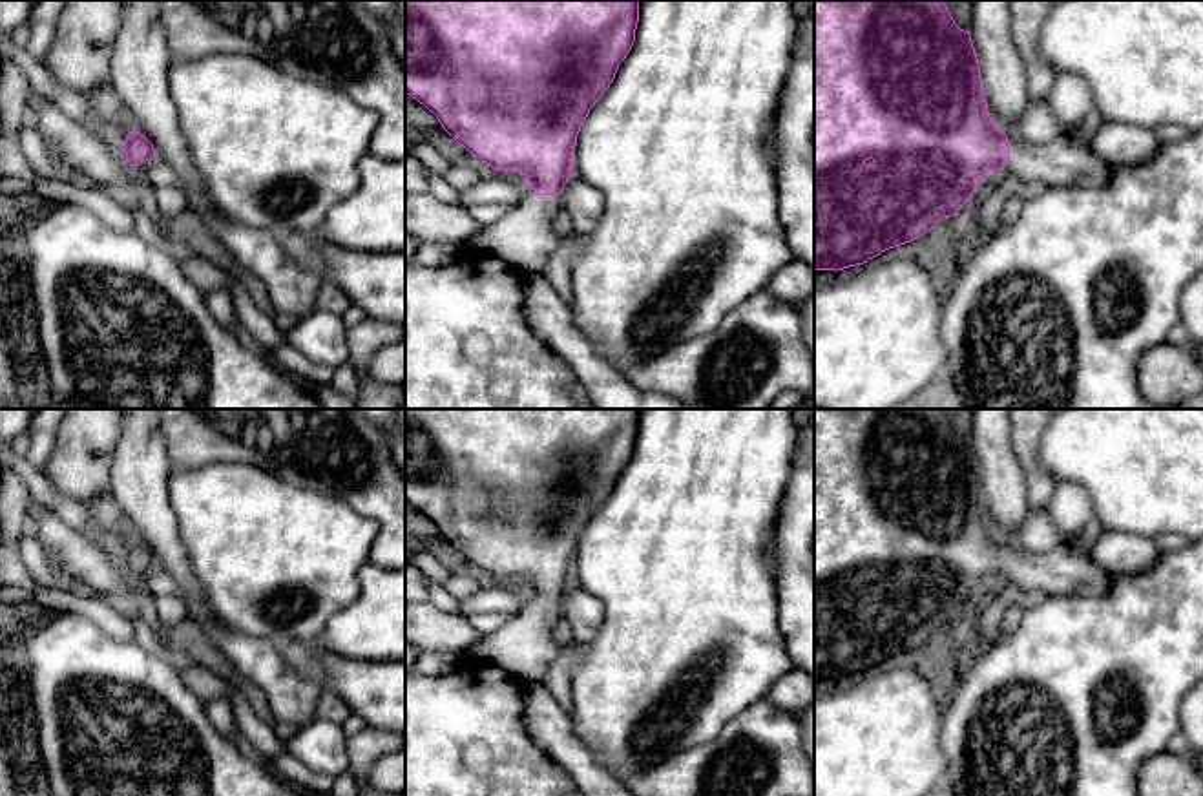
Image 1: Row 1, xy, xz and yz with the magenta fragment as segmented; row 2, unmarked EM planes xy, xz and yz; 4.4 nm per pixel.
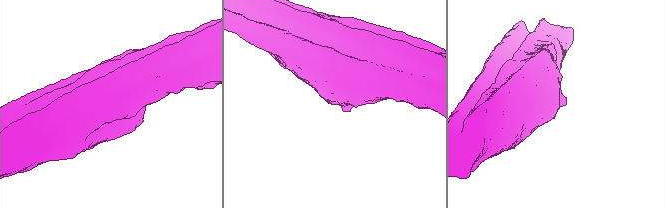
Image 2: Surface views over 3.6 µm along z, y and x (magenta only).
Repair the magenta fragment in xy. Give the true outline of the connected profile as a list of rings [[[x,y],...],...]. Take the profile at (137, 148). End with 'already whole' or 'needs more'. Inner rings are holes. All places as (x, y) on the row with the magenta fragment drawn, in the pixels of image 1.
[[[131,131],[122,144],[128,162],[131,166],[141,166],[155,157],[153,144],[141,133]]] | already whole

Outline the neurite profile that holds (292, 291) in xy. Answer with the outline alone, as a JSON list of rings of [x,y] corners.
[[[225,215],[199,217],[230,256],[267,285],[276,312],[299,318],[312,312],[321,278],[290,261],[277,237]]]

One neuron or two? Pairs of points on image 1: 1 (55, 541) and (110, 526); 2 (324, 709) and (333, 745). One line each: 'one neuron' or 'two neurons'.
1: two neurons
2: two neurons

